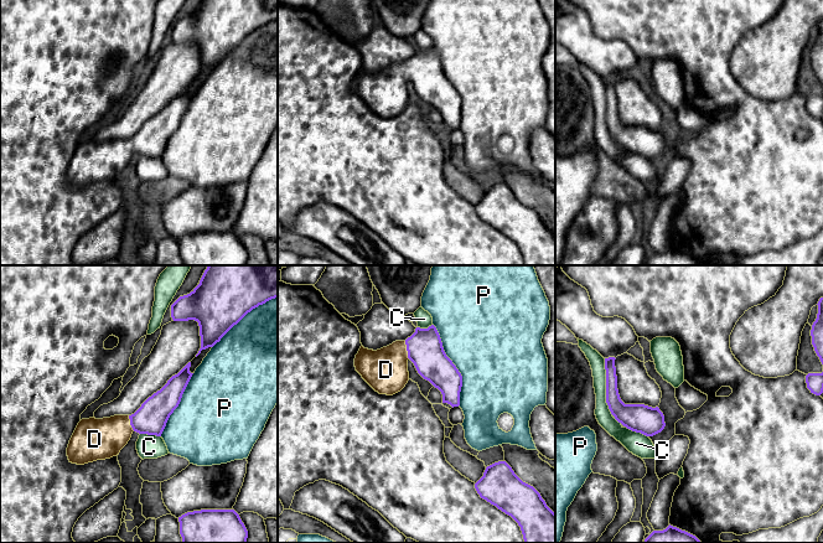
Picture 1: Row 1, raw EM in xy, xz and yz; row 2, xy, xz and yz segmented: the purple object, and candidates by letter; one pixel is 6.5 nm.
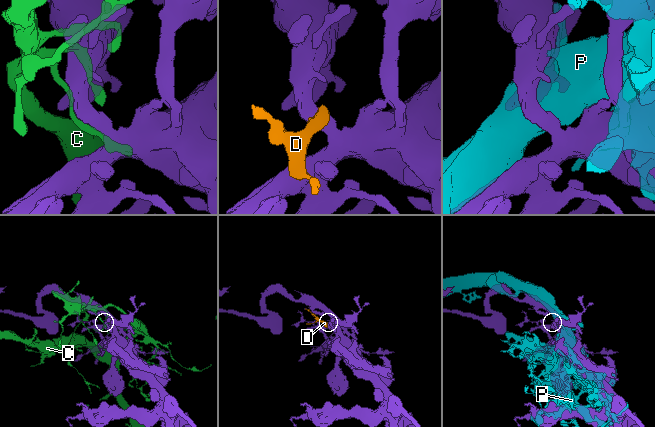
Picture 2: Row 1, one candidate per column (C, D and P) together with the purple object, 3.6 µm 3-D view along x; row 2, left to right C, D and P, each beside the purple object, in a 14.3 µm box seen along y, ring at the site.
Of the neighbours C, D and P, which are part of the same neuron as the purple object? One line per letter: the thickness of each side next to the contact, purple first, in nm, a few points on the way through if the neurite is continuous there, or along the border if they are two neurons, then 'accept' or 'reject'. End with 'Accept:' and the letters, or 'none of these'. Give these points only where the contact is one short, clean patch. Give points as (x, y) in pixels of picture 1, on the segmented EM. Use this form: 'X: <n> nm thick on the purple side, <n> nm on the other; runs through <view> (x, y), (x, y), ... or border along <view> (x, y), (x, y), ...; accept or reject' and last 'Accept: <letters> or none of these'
C: 160 nm thick on the purple side, 100 nm on the other; reject
D: 220 nm thick on the purple side, 280 nm on the other; runs through xz (424, 347), (407, 350), (386, 370); accept
P: 220 nm thick on the purple side, 500 nm on the other; reject
Accept: D

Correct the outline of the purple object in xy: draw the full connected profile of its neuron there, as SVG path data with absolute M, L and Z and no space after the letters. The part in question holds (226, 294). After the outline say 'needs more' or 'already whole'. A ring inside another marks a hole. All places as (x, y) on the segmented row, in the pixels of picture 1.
M208 265L200 284L171 305L171 317L174 321L195 320L198 322L201 348L196 355L197 357L202 350L213 347L219 342L248 312L275 298L278 298L278 265Z; already whole

